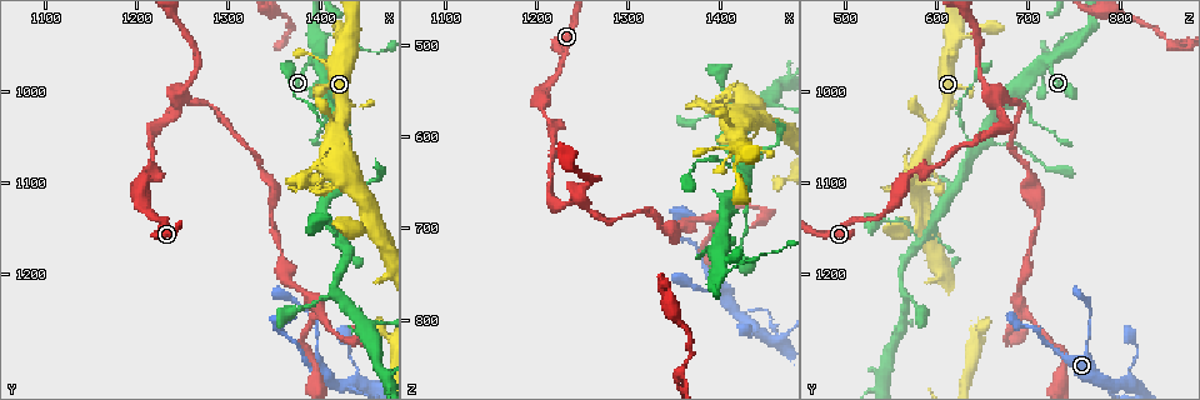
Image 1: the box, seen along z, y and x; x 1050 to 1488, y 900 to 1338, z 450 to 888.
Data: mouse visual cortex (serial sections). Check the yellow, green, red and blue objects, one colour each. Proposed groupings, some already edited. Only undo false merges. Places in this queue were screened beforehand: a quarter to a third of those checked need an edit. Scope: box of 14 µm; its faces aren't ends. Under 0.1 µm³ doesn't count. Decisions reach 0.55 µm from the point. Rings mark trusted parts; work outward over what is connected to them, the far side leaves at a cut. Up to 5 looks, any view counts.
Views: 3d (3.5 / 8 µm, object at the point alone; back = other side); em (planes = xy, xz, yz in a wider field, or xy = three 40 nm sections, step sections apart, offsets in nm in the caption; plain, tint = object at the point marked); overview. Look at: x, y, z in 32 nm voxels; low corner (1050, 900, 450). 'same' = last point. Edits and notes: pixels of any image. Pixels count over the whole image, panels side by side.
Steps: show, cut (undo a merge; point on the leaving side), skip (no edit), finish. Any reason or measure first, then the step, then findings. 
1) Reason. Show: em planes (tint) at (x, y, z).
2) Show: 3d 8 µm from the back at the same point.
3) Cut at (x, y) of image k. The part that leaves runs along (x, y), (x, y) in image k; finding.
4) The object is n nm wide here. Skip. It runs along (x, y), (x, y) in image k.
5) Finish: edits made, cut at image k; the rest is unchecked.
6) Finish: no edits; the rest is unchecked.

A fork. Show: 3d 3.5 µm at (1245, 1010, 670).

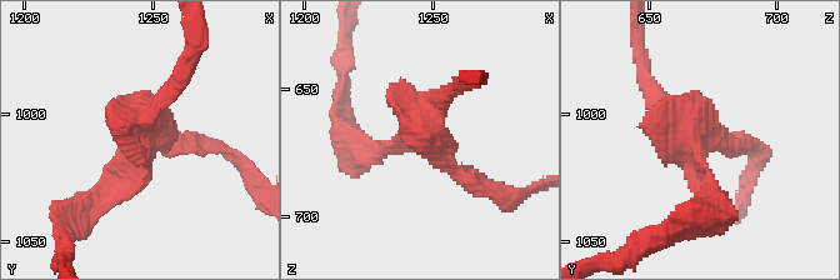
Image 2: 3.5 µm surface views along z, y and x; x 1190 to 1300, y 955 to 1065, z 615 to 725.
Show: em xy step 1 (tint) at (1247, 1013, 668).

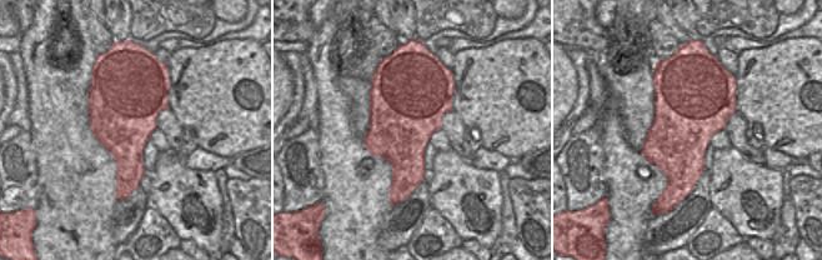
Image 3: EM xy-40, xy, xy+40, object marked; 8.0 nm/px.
Skip. It runs along (95, 198), (123, 194), (156, 136), (199, 144) in image 2; all the same cell.

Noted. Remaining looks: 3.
Three arms meet. Show: 3d 8 µm at (1405, 950, 745).

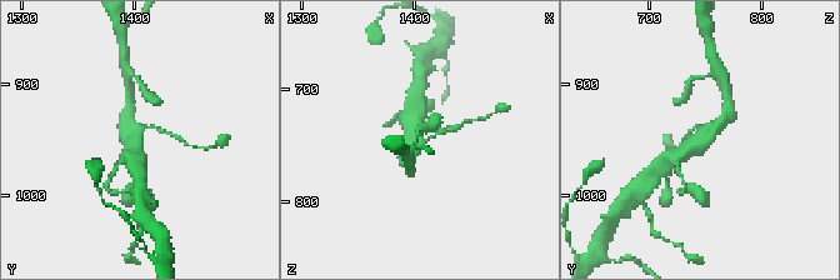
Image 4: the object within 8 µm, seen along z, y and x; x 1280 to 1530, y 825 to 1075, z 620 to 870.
Show: em planes (tint) at (1402, 946, 746).

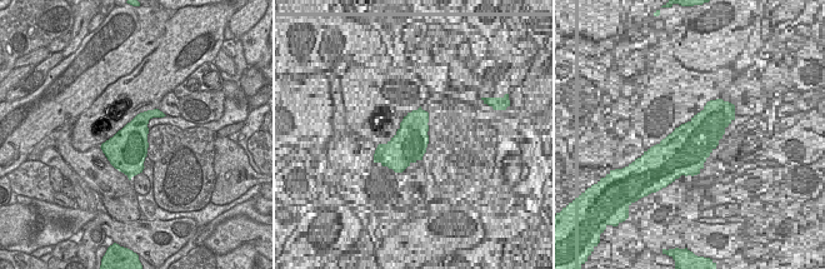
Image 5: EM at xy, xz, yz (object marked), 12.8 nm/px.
The object is 500 nm wide here. Skip. It runs along (674, 159), (711, 135), (728, 115) in image 4; all the same cell.

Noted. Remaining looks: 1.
Finish: no edits; the rest is unchecked.

